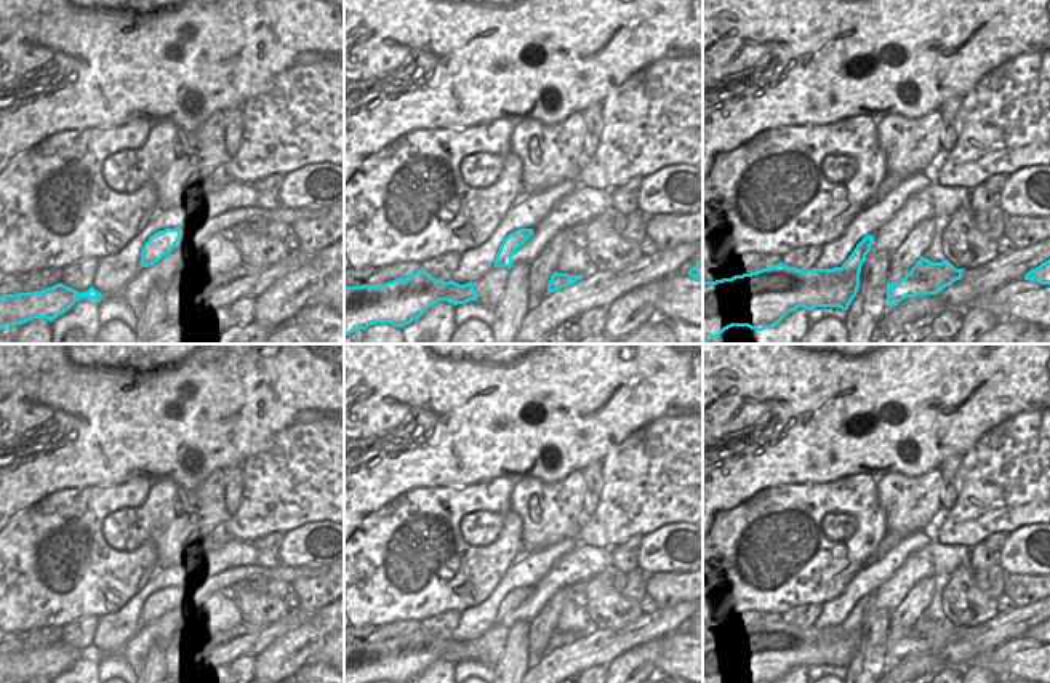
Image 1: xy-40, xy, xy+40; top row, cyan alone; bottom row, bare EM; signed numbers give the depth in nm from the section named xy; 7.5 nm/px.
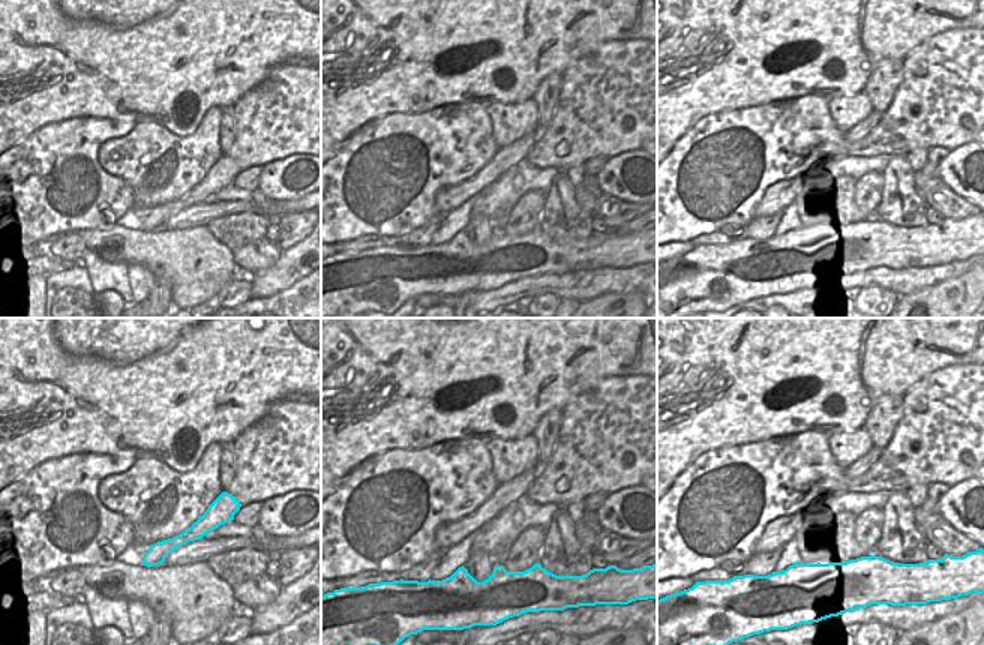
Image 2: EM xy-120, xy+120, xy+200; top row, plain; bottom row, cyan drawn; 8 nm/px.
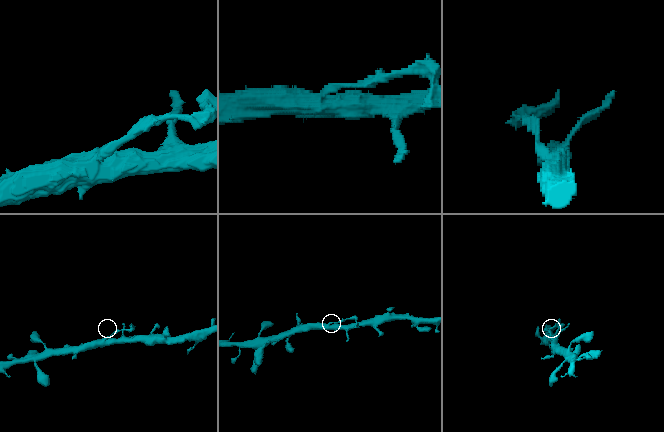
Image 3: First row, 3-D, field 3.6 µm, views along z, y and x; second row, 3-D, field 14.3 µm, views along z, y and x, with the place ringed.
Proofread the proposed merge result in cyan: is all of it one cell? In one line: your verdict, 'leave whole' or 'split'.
split

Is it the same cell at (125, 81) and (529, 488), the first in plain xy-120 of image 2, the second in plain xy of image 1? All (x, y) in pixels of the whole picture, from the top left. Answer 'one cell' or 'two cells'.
two cells

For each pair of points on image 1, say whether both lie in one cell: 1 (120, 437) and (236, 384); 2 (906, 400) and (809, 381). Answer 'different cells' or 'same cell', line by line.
1: same cell
2: same cell

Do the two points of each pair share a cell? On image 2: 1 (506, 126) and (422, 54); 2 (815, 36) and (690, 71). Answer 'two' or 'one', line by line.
1: two
2: one

